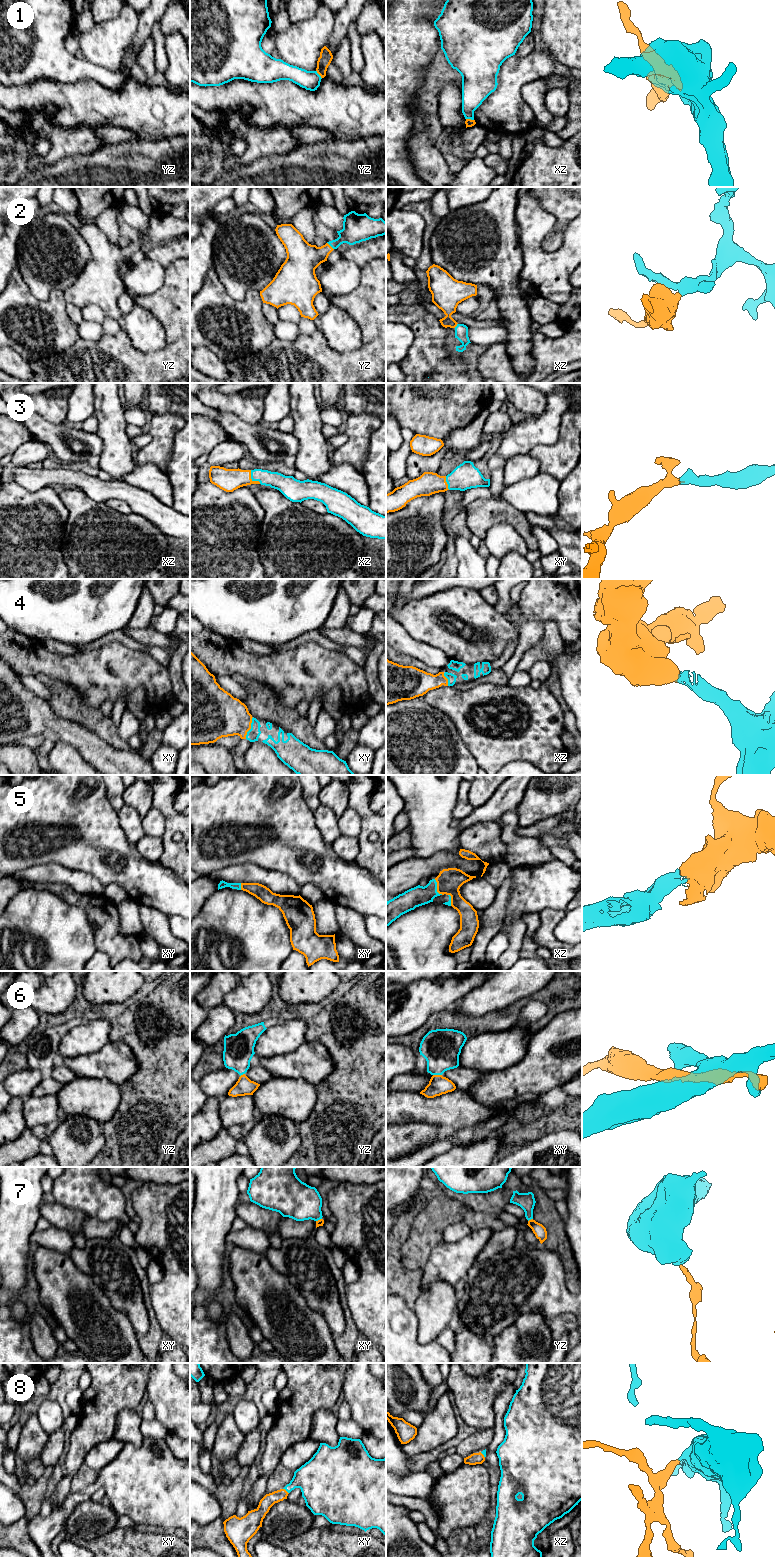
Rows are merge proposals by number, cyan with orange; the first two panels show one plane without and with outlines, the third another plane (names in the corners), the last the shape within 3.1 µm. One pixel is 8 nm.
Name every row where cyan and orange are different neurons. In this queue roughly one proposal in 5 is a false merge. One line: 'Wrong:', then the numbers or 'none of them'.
Wrong: 1

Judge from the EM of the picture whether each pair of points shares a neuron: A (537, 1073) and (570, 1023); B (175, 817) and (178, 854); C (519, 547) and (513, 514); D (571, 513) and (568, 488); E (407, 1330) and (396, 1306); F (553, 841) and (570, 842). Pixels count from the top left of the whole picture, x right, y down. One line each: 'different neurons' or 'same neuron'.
A: same neuron
B: same neuron
C: different neurons
D: same neuron
E: same neuron
F: same neuron

